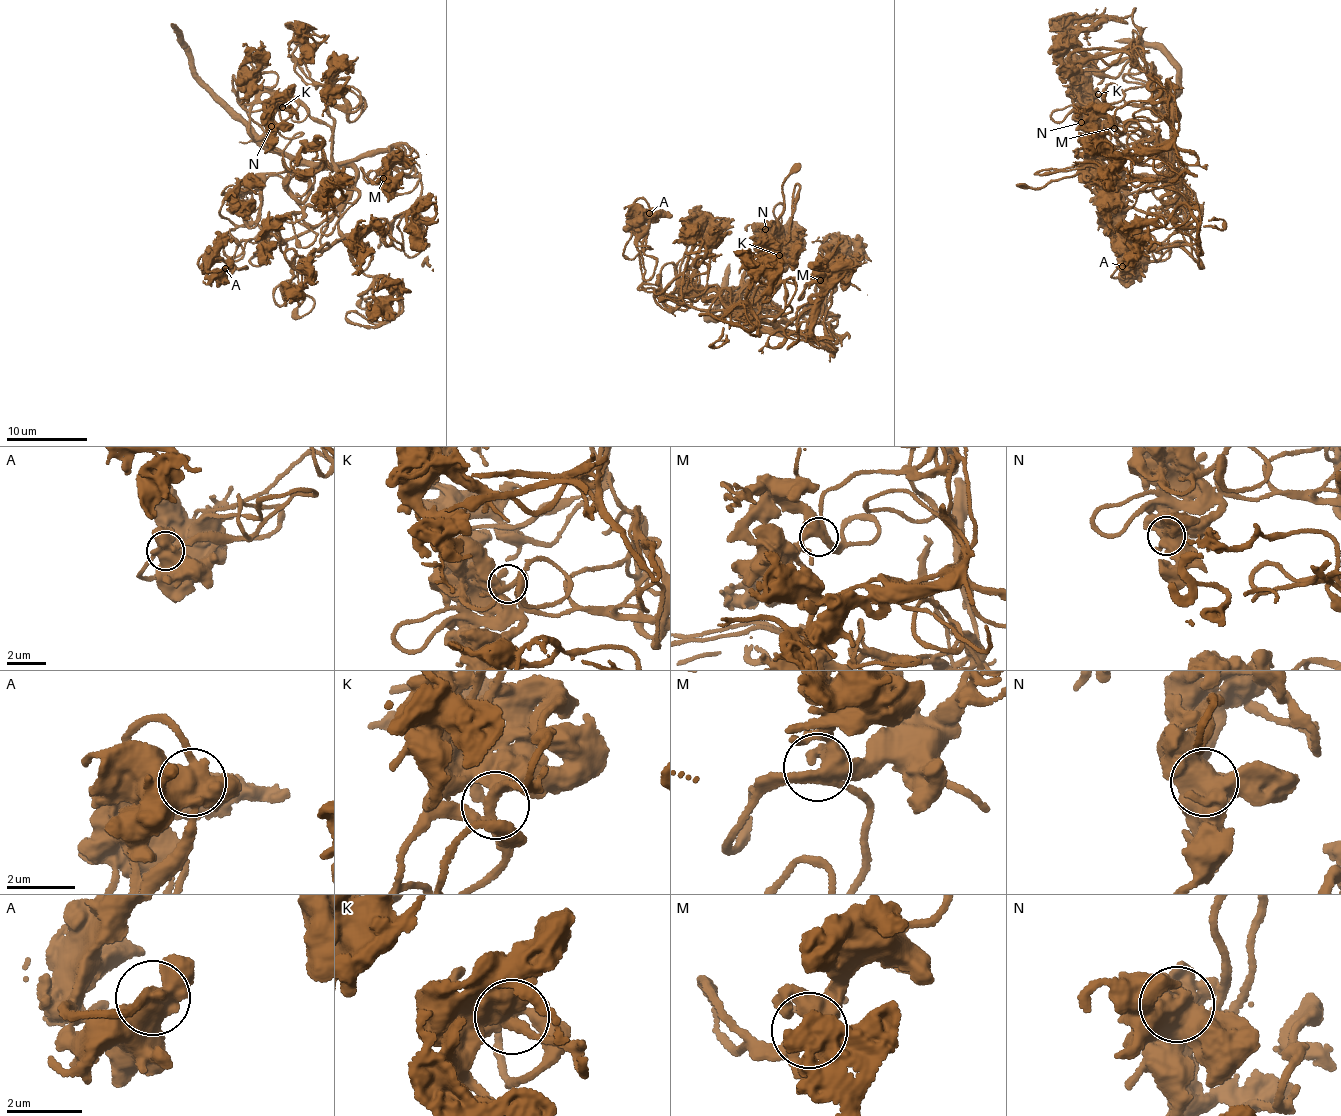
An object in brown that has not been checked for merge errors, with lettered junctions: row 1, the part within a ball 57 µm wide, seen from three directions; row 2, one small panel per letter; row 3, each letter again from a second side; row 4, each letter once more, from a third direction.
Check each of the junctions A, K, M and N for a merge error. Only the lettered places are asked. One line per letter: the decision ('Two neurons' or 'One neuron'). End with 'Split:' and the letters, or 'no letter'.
A: One neuron
K: One neuron
M: One neuron
N: One neuron
Split: no letter

